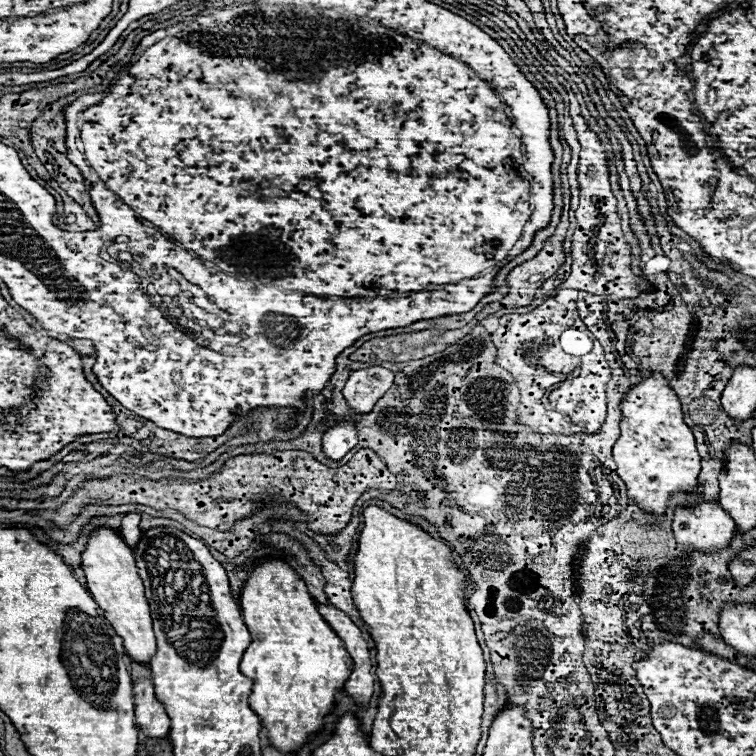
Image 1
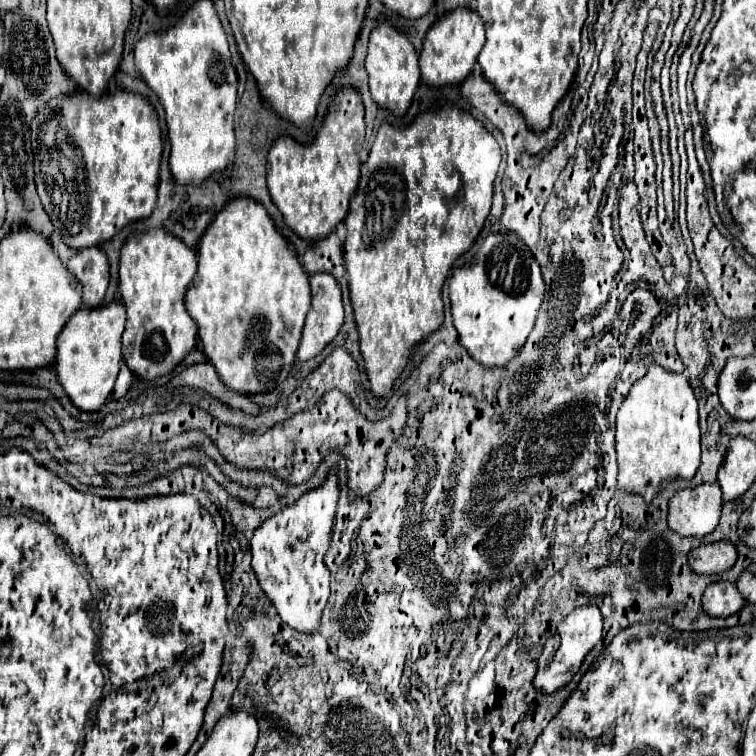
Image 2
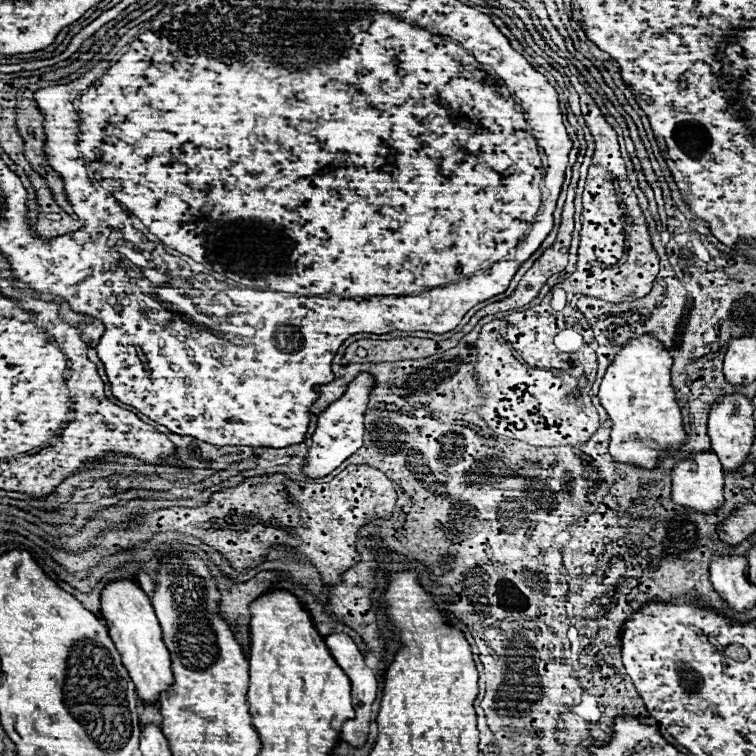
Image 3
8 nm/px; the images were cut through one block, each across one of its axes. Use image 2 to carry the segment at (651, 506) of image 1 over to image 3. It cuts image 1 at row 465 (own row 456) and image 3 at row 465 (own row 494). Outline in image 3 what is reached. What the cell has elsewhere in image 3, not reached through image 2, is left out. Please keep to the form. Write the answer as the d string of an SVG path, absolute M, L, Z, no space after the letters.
M648 334L626 342L608 366L598 398L612 420L610 454L614 460L652 470L660 458L678 452L686 440L680 408L670 386L670 366L672 356L664 344Z

